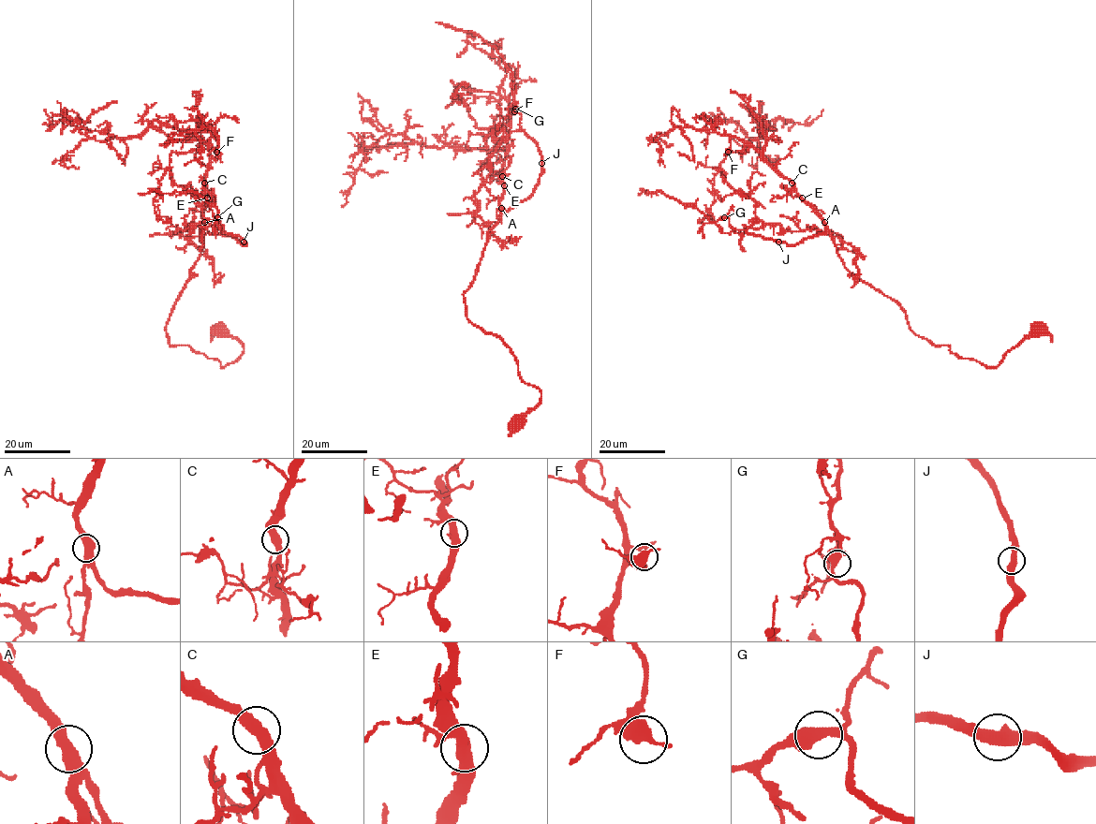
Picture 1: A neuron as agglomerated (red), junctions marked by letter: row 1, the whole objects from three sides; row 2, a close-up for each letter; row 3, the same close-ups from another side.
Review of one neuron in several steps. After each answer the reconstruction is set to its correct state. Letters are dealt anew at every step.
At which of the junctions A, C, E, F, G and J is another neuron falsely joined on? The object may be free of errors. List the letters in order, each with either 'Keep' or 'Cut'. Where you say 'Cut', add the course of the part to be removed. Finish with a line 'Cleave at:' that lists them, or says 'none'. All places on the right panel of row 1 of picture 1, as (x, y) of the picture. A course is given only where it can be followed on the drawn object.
A: Keep
C: Keep
E: Keep
F: Keep
G: Keep
J: Keep
Cleave at: none

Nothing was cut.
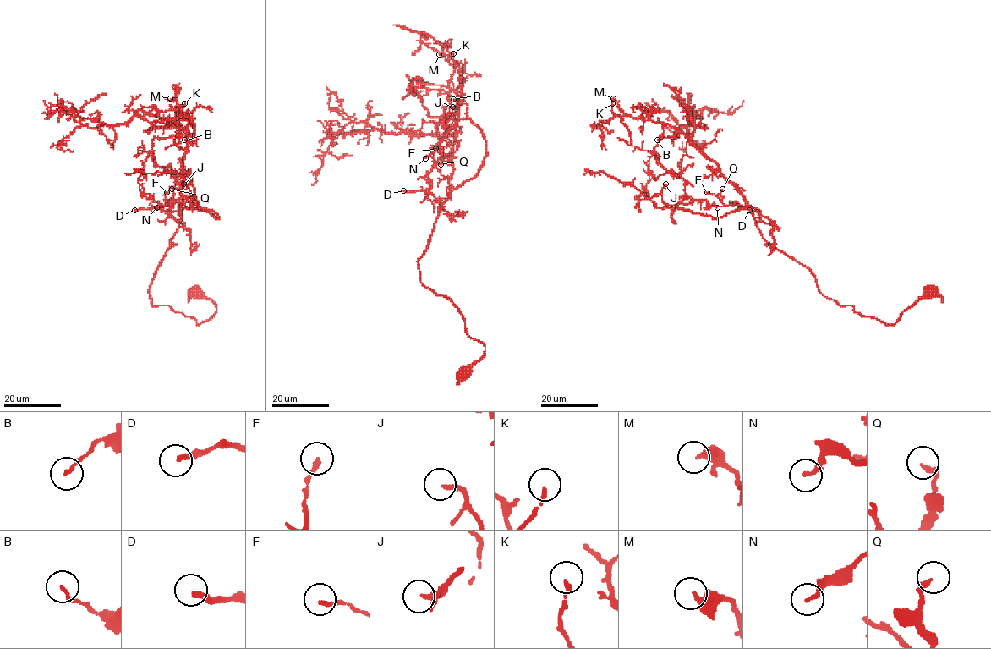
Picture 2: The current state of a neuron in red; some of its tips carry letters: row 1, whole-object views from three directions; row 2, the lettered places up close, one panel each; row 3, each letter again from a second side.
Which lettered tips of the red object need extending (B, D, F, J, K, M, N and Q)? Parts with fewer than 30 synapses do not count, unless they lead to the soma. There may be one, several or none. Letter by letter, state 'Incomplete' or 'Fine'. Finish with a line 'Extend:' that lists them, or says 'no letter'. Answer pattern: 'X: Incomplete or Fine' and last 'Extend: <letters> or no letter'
B: Fine
D: Incomplete
F: Fine
J: Incomplete
K: Fine
M: Fine
N: Fine
Q: Fine
Extend: D, J

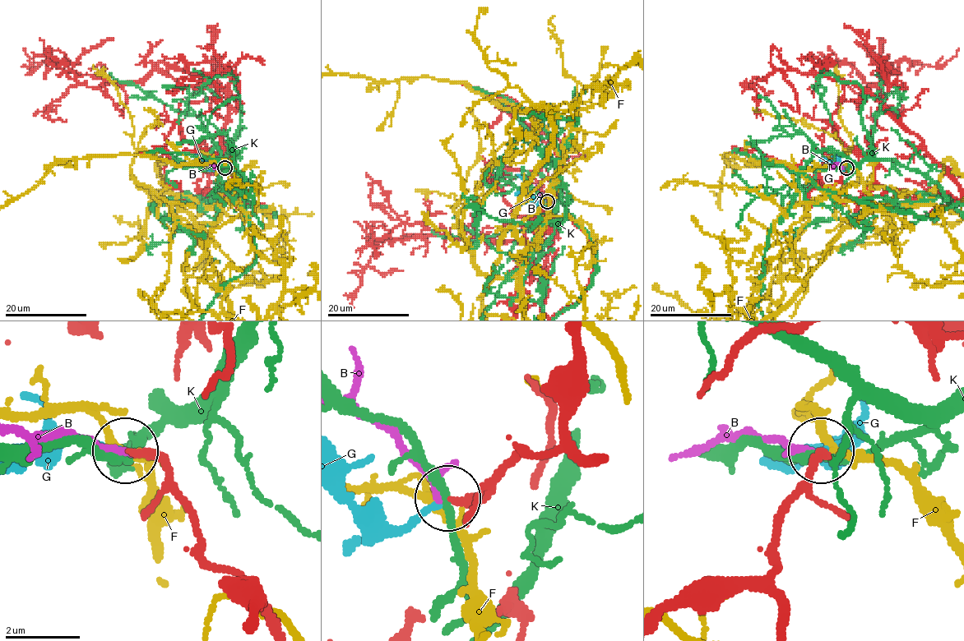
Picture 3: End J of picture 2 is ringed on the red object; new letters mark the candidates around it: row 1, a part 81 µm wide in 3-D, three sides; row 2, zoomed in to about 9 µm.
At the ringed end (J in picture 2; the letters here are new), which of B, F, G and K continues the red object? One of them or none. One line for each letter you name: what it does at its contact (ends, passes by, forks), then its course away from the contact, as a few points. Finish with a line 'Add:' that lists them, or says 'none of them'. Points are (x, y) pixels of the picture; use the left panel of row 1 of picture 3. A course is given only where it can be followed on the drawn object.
G: it ends
Add: G

